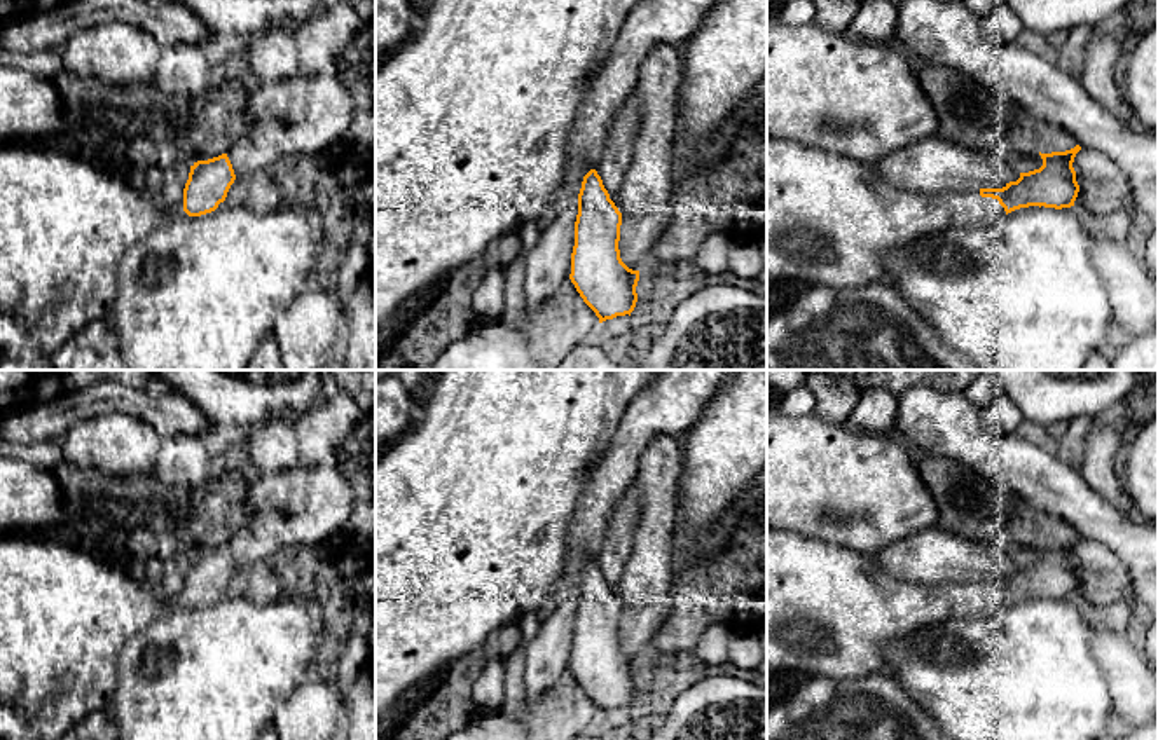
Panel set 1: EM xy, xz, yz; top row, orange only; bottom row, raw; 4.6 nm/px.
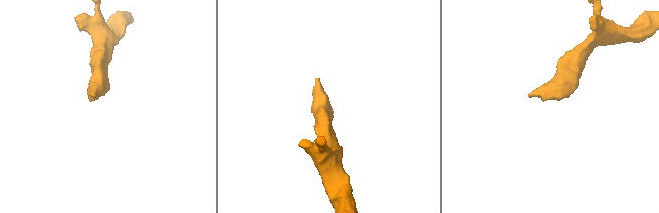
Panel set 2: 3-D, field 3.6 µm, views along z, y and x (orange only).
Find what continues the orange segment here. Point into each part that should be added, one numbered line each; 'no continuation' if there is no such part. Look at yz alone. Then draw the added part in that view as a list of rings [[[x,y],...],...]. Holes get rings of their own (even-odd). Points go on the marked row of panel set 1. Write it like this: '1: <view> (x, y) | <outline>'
1: yz (830, 219) | [[[767,136],[767,284],[800,281],[805,286],[835,290],[870,283],[889,283],[884,257],[900,246],[950,227],[996,223],[1006,216],[997,199],[982,197],[978,188],[919,192],[884,182],[875,162]]]

